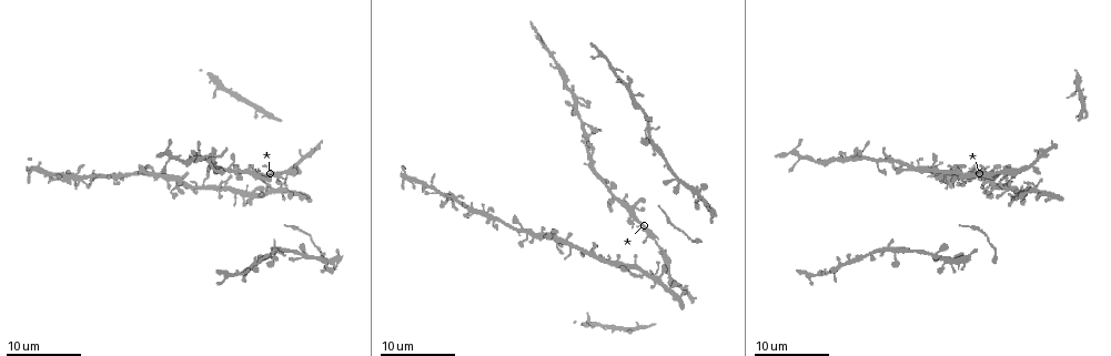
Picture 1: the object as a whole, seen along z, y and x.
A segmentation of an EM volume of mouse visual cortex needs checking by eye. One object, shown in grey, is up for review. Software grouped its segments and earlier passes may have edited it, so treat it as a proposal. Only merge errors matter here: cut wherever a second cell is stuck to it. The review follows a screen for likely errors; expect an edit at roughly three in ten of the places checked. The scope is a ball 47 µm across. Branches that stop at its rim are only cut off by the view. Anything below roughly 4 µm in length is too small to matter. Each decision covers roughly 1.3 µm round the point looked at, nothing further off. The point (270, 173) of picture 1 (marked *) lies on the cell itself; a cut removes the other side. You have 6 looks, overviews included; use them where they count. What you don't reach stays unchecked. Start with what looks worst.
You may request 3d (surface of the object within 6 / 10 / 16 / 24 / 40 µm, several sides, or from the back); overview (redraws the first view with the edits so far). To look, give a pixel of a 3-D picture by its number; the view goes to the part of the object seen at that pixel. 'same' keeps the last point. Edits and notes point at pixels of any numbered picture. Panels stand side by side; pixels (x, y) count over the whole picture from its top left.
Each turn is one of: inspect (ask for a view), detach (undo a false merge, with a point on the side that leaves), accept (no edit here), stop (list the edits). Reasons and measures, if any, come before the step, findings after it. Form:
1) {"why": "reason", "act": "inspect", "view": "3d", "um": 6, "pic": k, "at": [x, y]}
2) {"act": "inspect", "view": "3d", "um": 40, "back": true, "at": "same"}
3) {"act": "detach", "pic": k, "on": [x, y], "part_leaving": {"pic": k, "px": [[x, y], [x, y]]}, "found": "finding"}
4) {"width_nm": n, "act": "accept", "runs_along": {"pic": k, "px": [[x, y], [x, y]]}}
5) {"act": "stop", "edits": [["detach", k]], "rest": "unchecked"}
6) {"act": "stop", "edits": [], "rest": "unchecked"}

{"why": "branch point", "act": "inspect", "view": "3d", "um": 24, "pic": 1, "at": [636, 208]}

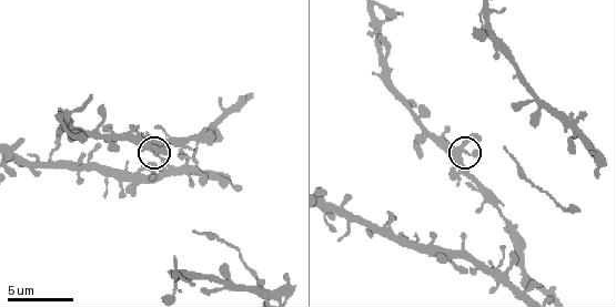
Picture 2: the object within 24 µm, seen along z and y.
{"act": "inspect", "view": "3d", "um": 10, "pic": 2, "at": [464, 150]}

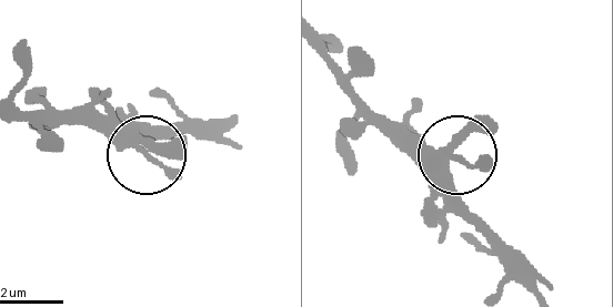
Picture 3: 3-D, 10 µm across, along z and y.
{"arms": 3, "act": "accept", "runs_along": {"pic": 3, "px": [[488, 229], [453, 184], [453, 155], [404, 124]]}, "found": "all the same cell"}

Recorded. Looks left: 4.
{"why": "three-way junction", "act": "inspect", "view": "3d", "um": 16, "pic": 1, "at": [816, 162]}

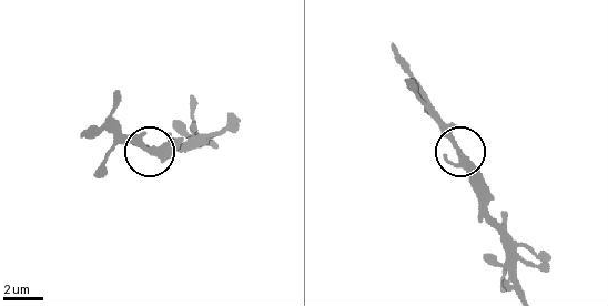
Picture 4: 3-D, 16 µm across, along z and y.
{"act": "inspect", "view": "3d", "um": 6, "pic": 4, "at": [145, 149]}

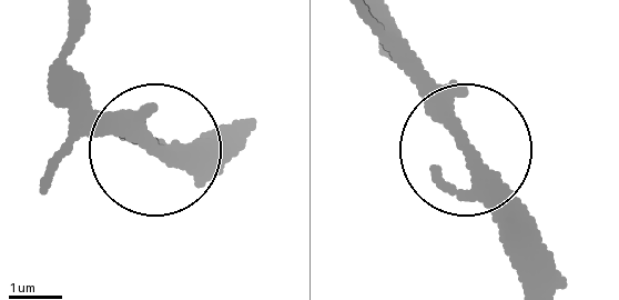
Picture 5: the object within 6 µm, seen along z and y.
{"act": "inspect", "view": "3d", "um": 6, "back": true, "pic": 5, "at": [161, 154]}

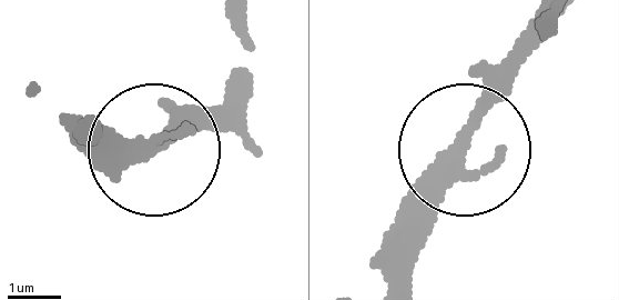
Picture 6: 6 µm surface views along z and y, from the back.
{"width_nm": 260, "act": "accept", "found": "continuous, no second cell"}

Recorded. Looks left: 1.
{"act": "stop", "edits": [], "rest": "unchecked"}

